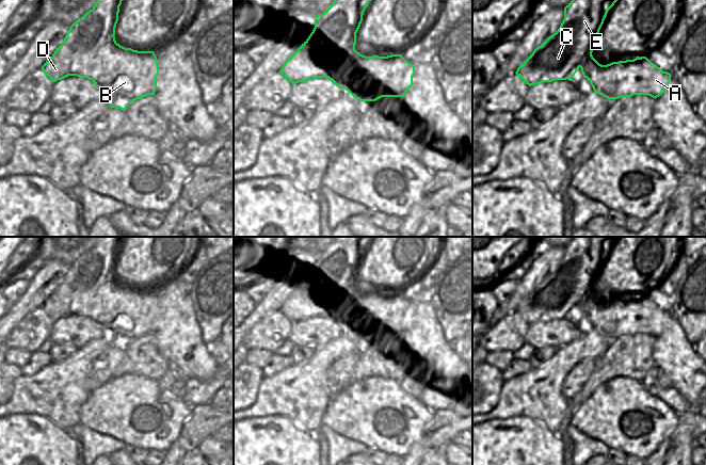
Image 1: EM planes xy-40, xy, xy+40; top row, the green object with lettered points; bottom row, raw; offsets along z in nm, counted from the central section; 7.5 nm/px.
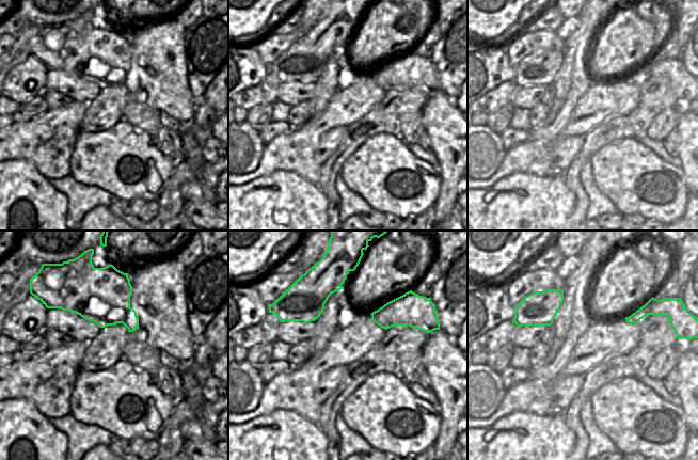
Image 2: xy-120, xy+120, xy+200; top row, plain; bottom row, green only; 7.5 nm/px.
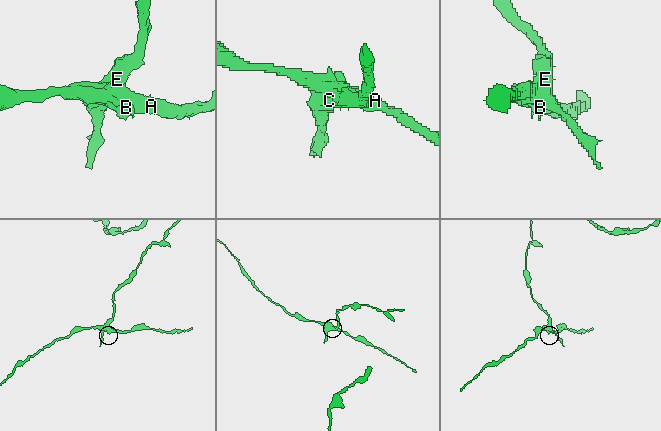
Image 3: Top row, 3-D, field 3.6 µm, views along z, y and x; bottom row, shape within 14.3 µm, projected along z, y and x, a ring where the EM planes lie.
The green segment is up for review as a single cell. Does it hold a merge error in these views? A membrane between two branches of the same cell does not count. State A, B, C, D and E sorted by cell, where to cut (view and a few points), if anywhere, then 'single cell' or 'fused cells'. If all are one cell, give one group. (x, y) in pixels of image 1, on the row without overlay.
A B / C D E | xy-40 (115, 279), (97, 288), (76, 292), (70, 314) | fused cells

